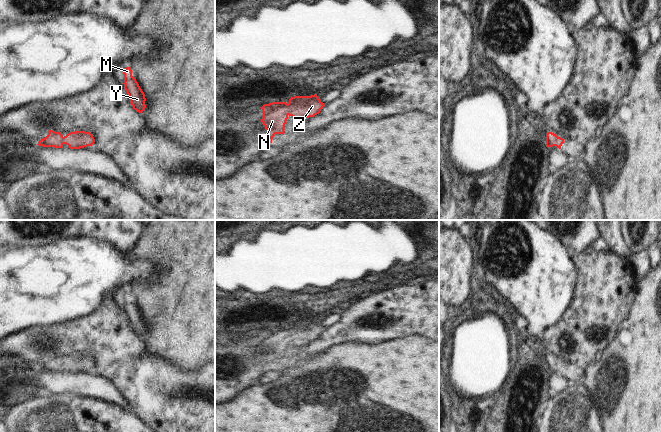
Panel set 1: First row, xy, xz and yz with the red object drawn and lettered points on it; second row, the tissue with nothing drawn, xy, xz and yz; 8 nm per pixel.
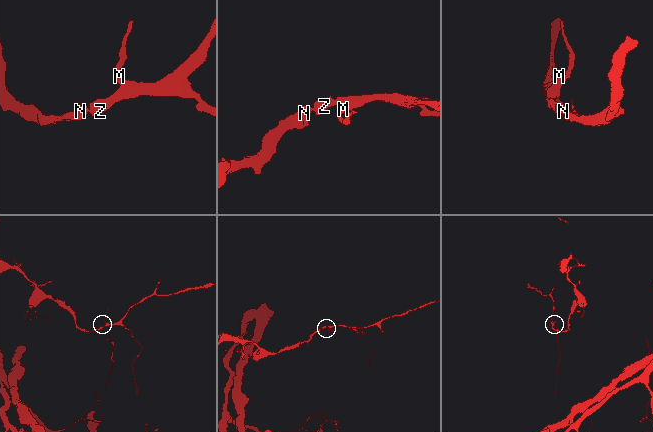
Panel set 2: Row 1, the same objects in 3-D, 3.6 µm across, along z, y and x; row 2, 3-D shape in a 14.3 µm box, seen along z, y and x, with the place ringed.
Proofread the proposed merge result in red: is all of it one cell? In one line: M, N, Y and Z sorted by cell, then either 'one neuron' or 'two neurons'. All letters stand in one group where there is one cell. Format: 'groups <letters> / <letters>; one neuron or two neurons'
groups M N Y Z; one neuron

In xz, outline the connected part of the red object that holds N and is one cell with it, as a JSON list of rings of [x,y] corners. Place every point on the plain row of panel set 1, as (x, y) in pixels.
[[[317,318],[311,320],[294,320],[289,326],[272,326],[264,328],[261,333],[263,347],[267,360],[271,363],[275,358],[284,358],[284,352],[289,340],[294,342],[295,346],[314,341],[319,338],[325,330],[320,325]]]

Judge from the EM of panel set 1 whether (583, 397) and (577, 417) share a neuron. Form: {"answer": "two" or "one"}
{"answer": "one"}

